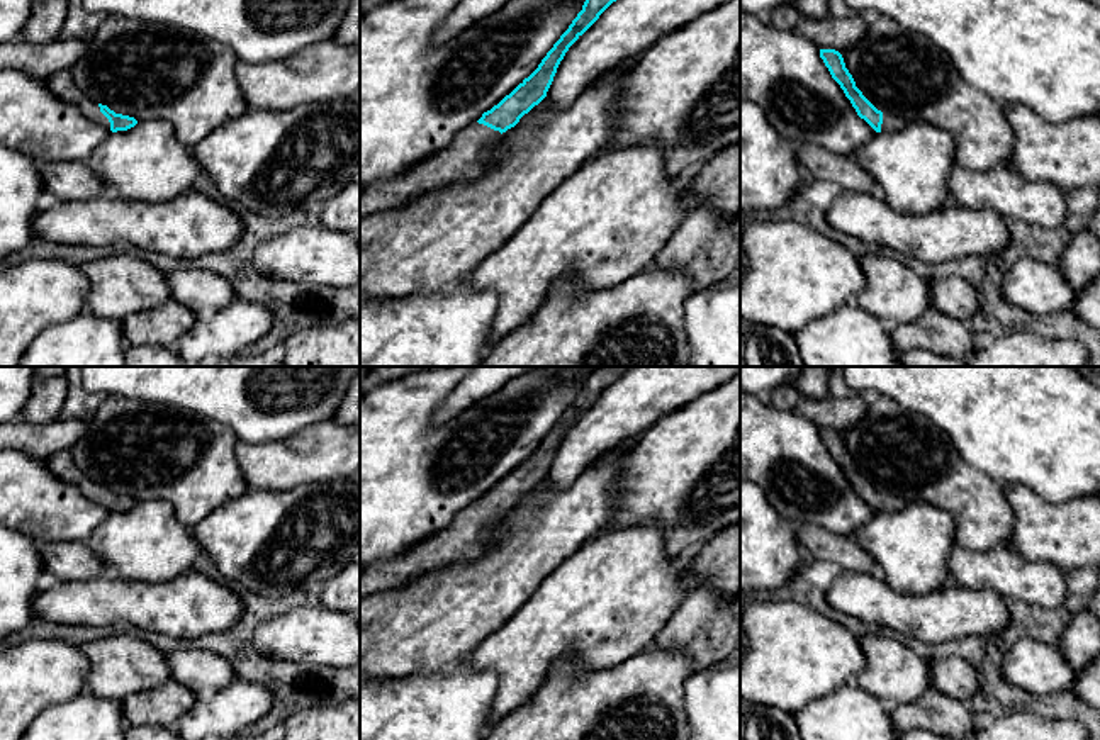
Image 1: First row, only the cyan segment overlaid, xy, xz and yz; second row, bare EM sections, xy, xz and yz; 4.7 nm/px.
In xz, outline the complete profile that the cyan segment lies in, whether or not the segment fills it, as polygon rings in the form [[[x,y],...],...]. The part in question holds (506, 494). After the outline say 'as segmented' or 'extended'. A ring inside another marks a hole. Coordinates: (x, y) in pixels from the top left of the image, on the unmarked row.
[[[599,367],[592,372],[569,409],[525,458],[497,485],[467,506],[443,531],[416,543],[401,555],[382,560],[360,572],[360,601],[385,592],[431,570],[474,560],[502,513],[538,485],[553,462],[569,428],[616,382],[630,367]]] | extended

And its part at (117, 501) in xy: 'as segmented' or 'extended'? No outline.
extended

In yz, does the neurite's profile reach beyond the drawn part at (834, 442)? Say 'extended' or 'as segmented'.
extended

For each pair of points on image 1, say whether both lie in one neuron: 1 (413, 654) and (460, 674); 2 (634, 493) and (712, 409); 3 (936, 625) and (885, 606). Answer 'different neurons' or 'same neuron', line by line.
1: different neurons
2: same neuron
3: same neuron

